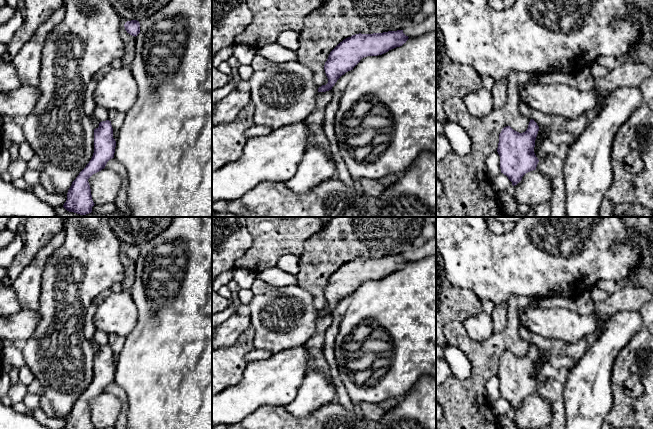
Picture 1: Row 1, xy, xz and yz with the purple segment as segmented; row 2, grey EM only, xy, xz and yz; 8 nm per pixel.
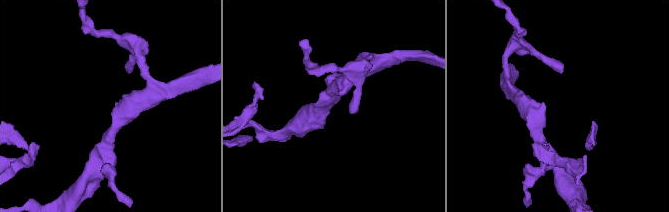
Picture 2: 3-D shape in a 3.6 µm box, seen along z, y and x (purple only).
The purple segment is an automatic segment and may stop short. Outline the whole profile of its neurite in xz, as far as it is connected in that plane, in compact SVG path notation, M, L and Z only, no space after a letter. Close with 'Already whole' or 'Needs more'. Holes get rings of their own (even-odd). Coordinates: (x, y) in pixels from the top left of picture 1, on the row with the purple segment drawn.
M403 30L373 34L355 34L340 42L329 54L324 65L328 83L318 92L332 89L337 80L367 56L378 56L402 46L408 40Z. Already whole

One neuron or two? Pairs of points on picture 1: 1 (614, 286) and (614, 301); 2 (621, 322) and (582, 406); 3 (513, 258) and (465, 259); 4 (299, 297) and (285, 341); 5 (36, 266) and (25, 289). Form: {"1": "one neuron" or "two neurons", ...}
{"1": "two neurons", "2": "one neuron", "3": "one neuron", "4": "one neuron", "5": "one neuron"}

